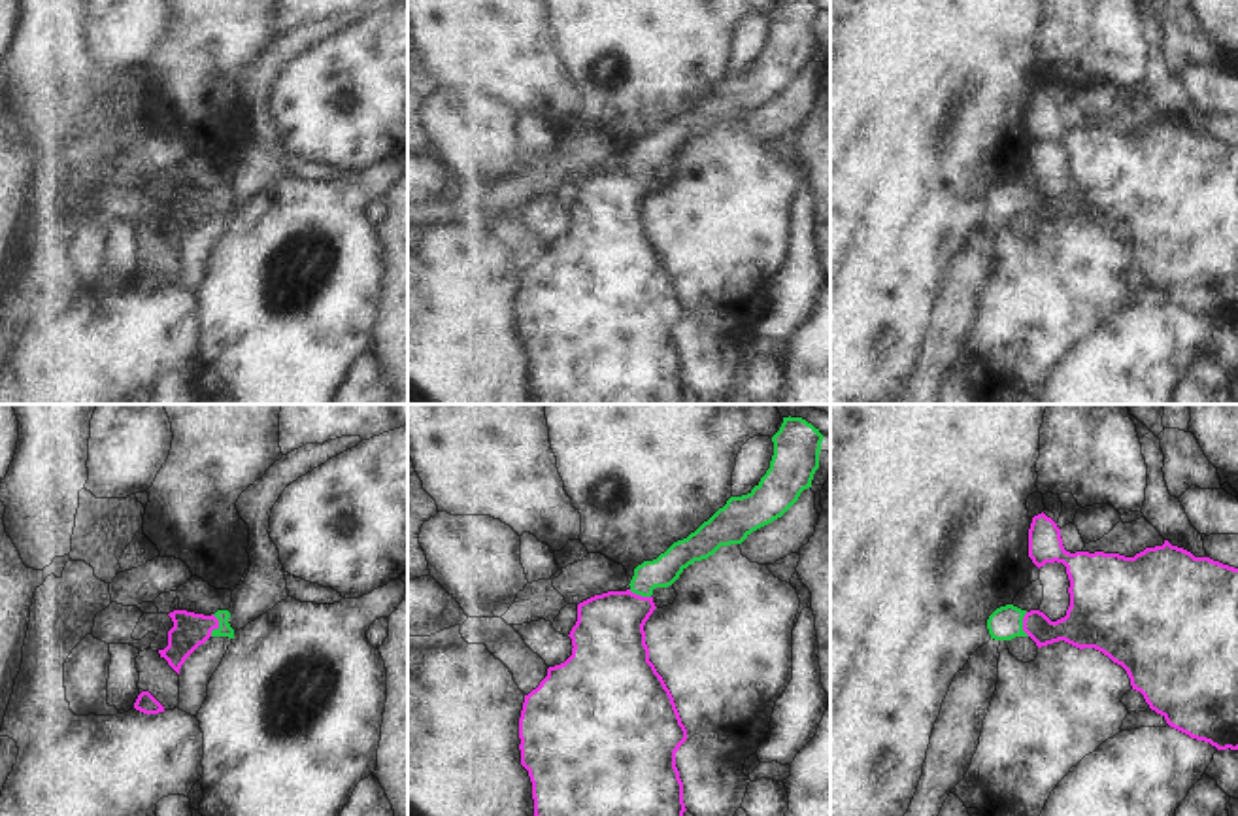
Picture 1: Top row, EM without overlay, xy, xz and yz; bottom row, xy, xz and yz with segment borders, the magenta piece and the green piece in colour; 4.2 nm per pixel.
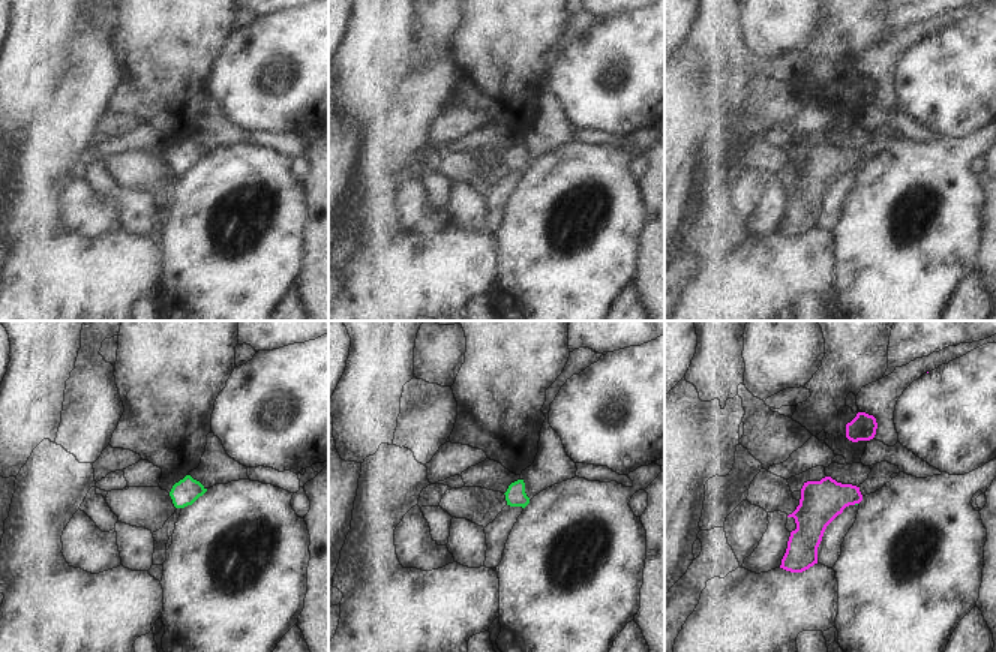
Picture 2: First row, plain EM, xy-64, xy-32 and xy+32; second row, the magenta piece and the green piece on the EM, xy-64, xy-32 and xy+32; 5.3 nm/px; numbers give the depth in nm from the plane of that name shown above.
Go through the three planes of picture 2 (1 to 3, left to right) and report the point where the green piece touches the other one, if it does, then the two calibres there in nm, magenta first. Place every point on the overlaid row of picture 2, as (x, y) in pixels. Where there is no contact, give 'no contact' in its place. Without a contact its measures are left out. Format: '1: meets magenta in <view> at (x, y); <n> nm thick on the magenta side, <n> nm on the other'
1: no contact
2: no contact
3: meets magenta in xy+32 at (855, 502); 220 nm thick on the magenta side, 20 nm on the other

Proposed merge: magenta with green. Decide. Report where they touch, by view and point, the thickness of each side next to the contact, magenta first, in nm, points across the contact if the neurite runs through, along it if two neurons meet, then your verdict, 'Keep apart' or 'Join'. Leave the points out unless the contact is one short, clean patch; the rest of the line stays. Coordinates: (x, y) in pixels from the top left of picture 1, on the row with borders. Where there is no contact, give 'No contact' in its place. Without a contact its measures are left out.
Touches magenta at xy (217, 626). Thickness 150 nm (magenta) against 60 nm. Path across: xy (189, 629), (217, 626), (225, 629). Join

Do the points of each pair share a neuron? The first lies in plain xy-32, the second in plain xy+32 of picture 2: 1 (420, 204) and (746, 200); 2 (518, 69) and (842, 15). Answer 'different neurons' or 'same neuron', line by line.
1: same neuron
2: same neuron

